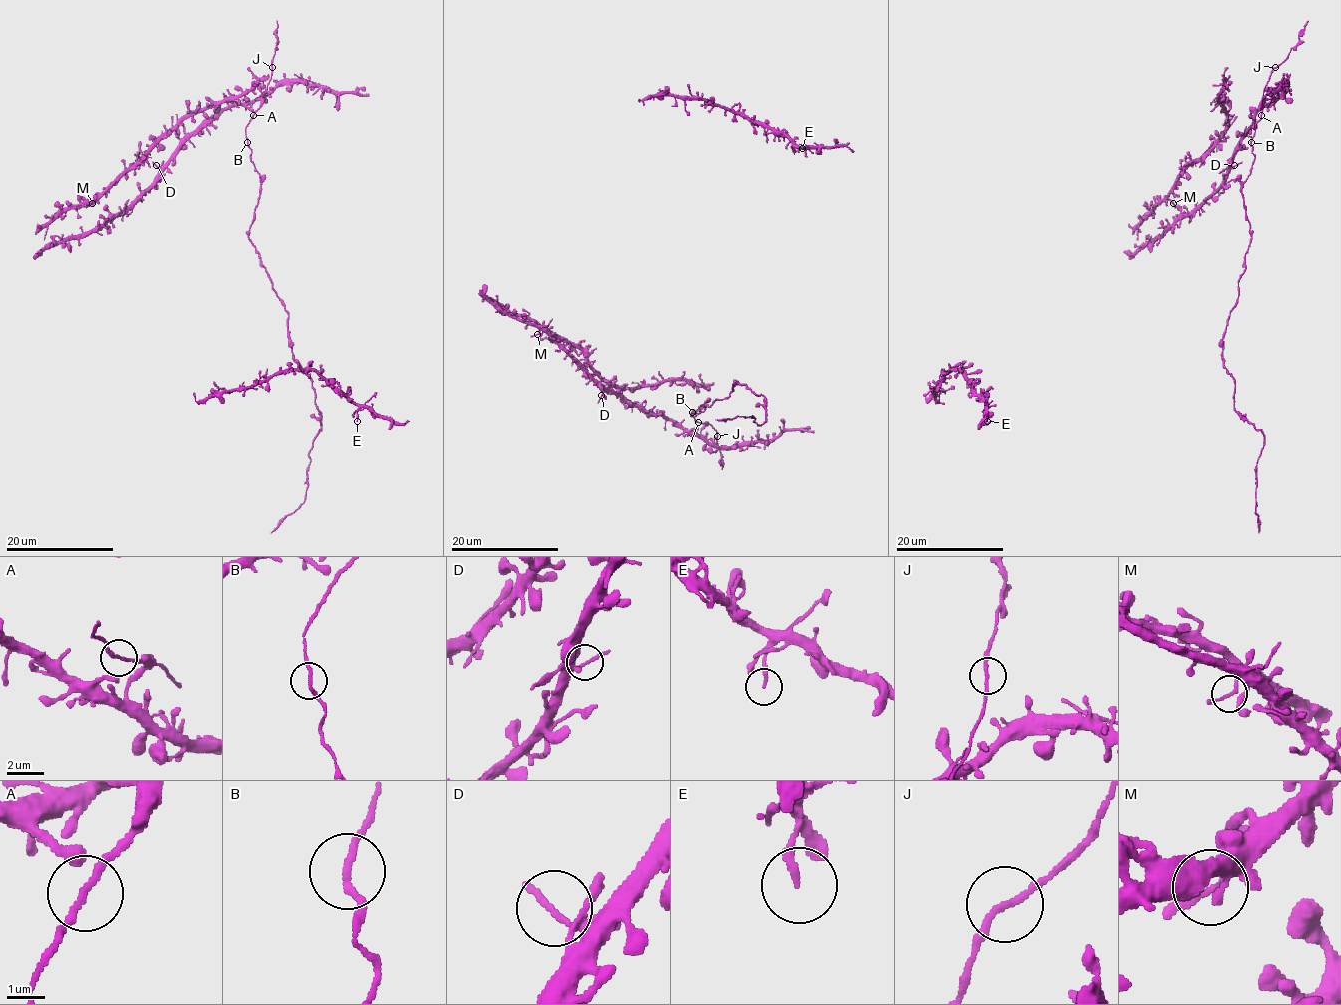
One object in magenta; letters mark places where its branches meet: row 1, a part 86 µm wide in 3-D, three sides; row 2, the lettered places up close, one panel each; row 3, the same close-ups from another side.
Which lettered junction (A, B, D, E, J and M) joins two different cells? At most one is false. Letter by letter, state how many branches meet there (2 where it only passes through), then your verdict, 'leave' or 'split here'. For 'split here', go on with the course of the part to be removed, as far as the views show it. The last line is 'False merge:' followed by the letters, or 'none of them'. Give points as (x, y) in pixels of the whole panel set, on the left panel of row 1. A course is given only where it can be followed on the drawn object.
A: 2 | leave
B: 2 | leave
D: 2 | leave
E: 1 | leave
J: 2 | leave
M: 2 | leave
False merge: none of them

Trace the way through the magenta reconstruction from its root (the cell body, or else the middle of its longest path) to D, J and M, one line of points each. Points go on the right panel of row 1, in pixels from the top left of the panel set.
D: (1251, 142), (1263, 102), (1271, 99), (1273, 102), (1255, 114), (1255, 125), (1242, 138), (1230, 167), (1234, 165)
J: (1251, 142), (1255, 124), (1261, 113), (1263, 91), (1275, 67)
M: (1251, 142), (1263, 102), (1271, 99), (1255, 114), (1228, 177), (1140, 245), (1138, 227), (1163, 200), (1173, 203)

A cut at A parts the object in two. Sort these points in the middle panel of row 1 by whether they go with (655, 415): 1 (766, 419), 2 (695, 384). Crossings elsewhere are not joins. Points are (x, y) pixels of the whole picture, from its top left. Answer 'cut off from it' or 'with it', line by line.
1: cut off from it
2: with it

